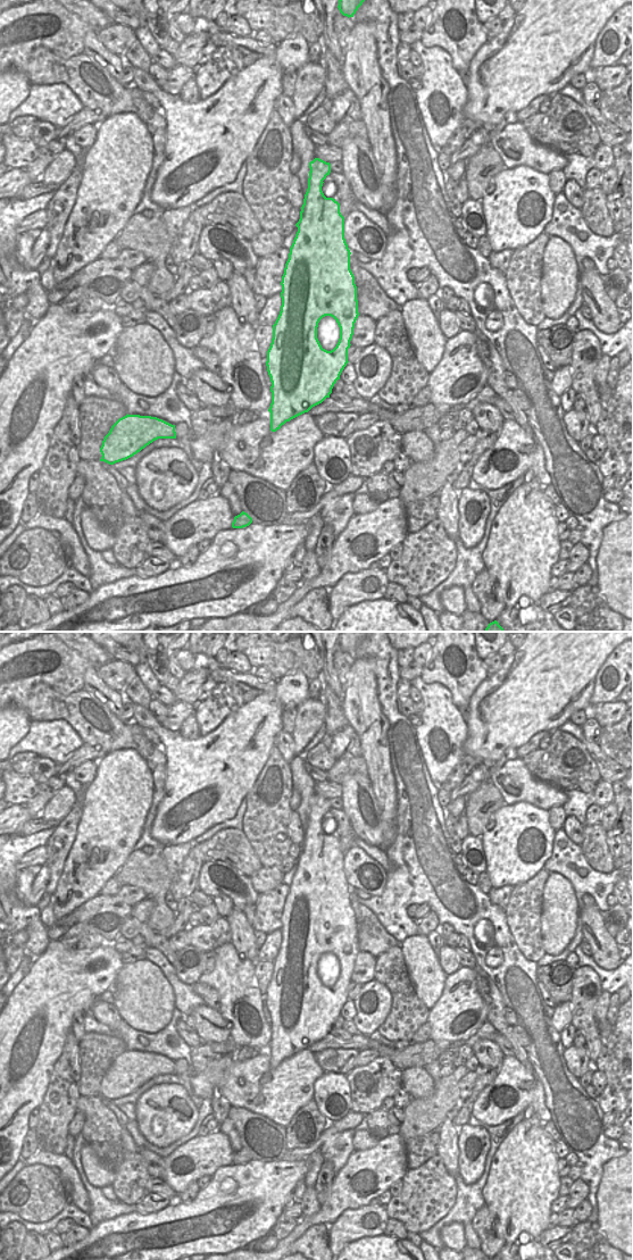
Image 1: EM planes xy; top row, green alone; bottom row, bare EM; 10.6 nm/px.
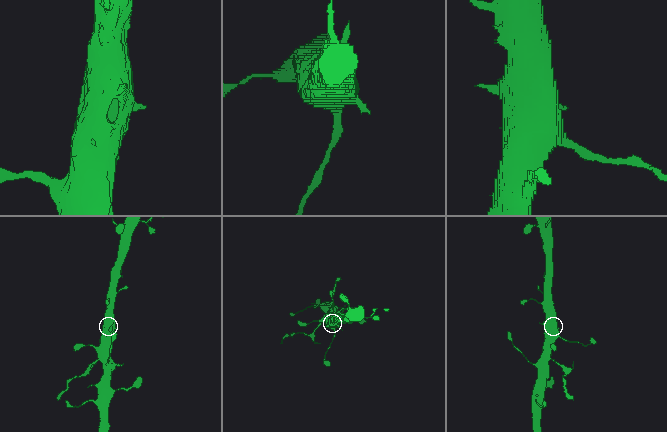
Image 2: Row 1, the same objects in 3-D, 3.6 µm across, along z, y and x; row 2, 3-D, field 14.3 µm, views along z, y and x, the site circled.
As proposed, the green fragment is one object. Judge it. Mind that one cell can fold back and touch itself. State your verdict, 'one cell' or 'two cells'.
two cells

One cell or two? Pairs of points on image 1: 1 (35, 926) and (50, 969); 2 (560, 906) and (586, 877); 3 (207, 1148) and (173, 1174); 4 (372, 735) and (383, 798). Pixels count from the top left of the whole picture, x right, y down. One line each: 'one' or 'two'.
1: two
2: two
3: one
4: one

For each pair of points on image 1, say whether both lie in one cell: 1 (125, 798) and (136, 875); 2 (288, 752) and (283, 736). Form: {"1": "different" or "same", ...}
{"1": "different", "2": "same"}

